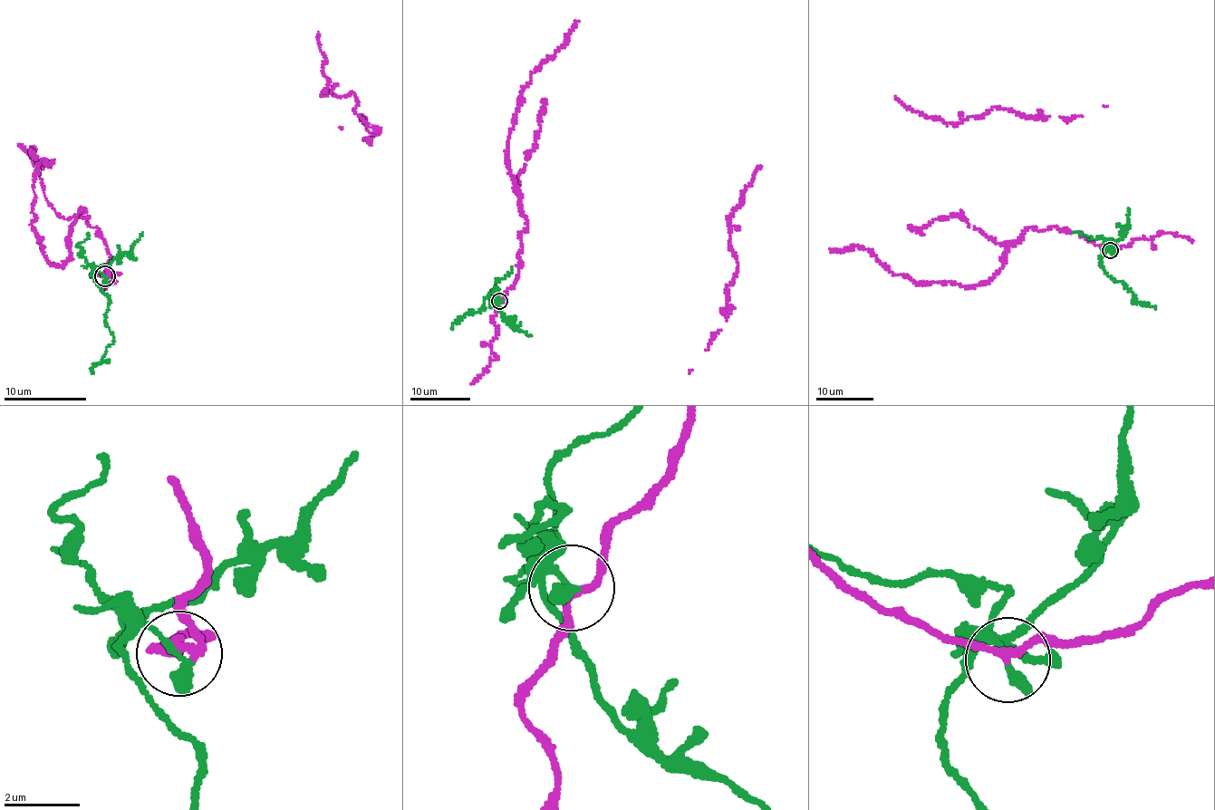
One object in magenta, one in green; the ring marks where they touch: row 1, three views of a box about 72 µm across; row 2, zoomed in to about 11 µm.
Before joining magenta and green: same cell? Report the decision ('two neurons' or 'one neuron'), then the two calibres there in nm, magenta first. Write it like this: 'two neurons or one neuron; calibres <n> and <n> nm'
two neurons; calibres 200 and 340 nm

